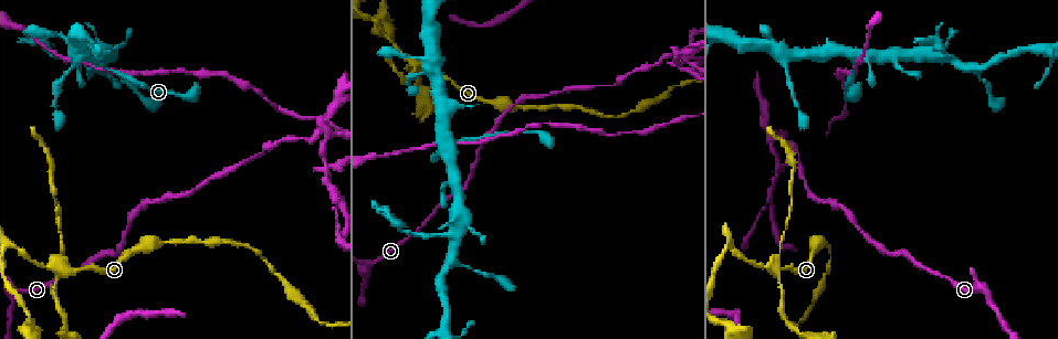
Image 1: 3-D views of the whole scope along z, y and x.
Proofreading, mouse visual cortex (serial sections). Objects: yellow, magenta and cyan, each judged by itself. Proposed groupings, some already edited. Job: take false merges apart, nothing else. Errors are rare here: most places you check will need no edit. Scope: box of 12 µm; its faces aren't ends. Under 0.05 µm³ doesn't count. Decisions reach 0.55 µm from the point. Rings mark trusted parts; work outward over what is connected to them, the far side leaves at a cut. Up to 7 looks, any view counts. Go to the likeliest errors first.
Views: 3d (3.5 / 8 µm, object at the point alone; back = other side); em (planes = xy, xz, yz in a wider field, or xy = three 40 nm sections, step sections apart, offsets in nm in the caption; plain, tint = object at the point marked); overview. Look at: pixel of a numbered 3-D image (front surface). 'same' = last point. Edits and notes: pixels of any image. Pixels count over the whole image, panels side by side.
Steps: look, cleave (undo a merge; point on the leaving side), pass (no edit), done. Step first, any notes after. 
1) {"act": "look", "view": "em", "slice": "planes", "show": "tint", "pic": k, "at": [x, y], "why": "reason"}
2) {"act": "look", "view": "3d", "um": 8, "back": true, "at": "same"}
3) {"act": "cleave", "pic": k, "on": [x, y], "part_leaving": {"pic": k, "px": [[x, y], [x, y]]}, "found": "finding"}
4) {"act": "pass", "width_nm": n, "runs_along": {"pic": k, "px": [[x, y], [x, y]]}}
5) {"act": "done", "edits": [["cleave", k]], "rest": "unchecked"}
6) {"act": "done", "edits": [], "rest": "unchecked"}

{"act": "look", "view": "3d", "um": 3.5, "pic": 1, "at": [670, 56], "why": "four or more arms meet"}

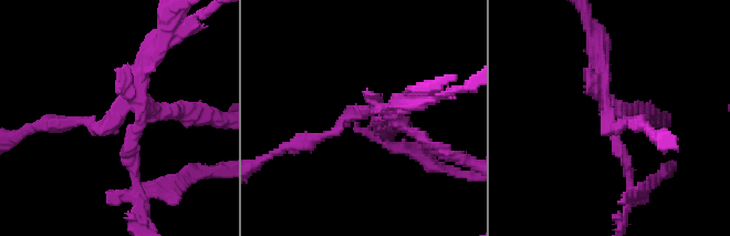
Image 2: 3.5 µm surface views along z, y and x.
{"act": "cleave", "pic": 2, "on": [164, 113], "part_leaving": {"pic": 2, "px": [[129, 129], [139, 224]]}, "found": "a second cell is stuck on"}

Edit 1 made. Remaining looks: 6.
{"act": "look", "view": "overview", "why": "see it whole again"}

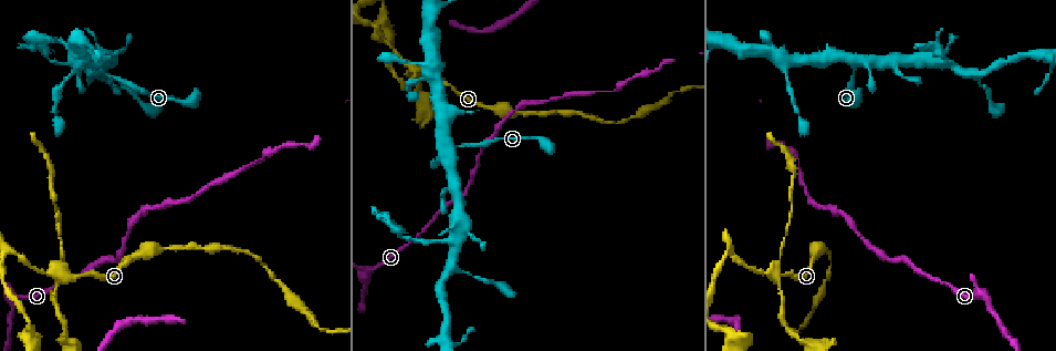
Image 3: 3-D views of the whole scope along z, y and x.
{"act": "look", "view": "em", "slice": "xy", "step": 3, "show": "tint", "pic": 3, "at": [62, 275], "why": "sharp bend"}

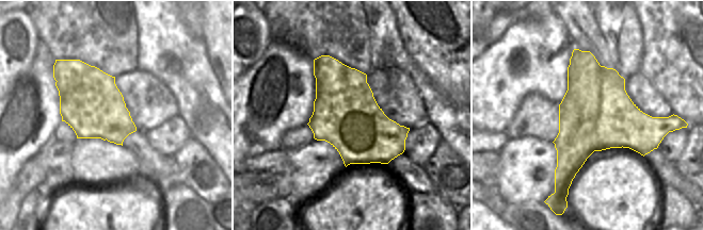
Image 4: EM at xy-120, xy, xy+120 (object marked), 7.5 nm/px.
{"act": "look", "view": "3d", "um": 3.5, "at": "same"}

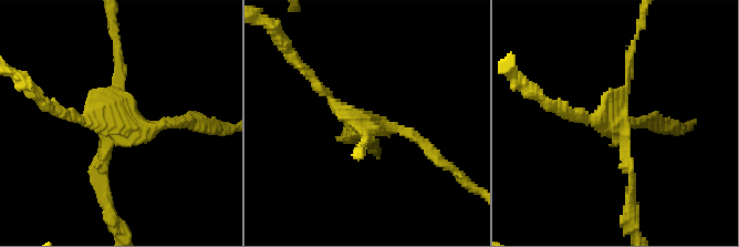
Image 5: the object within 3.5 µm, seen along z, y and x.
{"act": "cleave", "pic": 5, "on": [101, 178], "width_nm": 500, "found": "two cells meet here"}

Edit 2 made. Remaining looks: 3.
{"act": "look", "view": "3d", "um": 3.5, "pic": 3, "at": [459, 236], "why": "two arms in line, one across"}

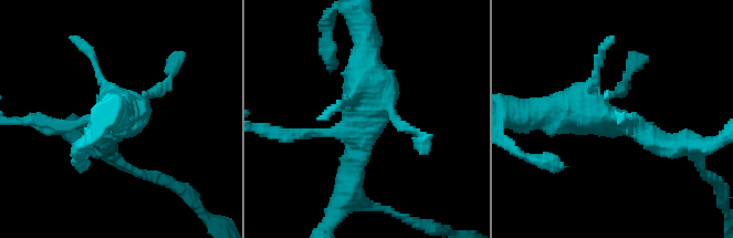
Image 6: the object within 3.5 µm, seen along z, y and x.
{"act": "look", "view": "em", "slice": "xy", "step": 2, "show": "plain", "pic": 6, "at": [370, 115]}

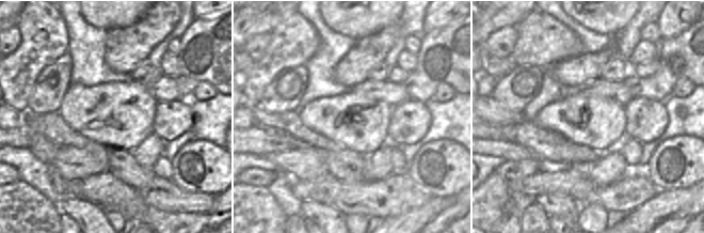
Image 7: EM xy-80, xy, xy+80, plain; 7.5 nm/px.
{"act": "look", "view": "em", "slice": "xy", "step": 2, "show": "tint", "at": "same", "why": "with the object marked"}

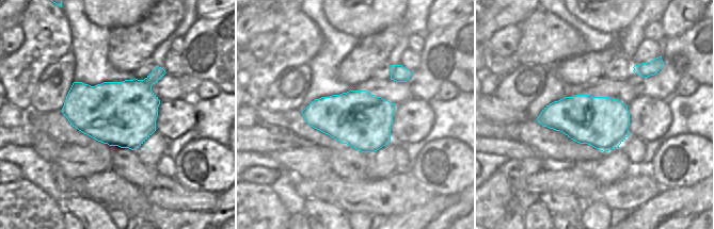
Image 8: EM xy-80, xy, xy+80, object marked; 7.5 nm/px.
{"act": "pass", "runs_along": {"pic": 6, "px": [[536, 114], [585, 111], [669, 145]]}, "found": "all the same cell"}

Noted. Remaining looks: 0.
{"act": "done", "edits": [["cleave", 2], ["cleave", 5]], "rest": "unchecked"}

